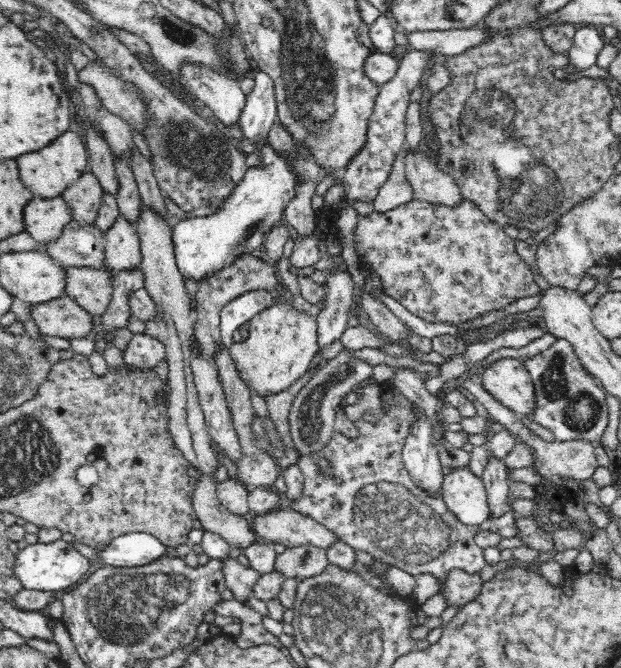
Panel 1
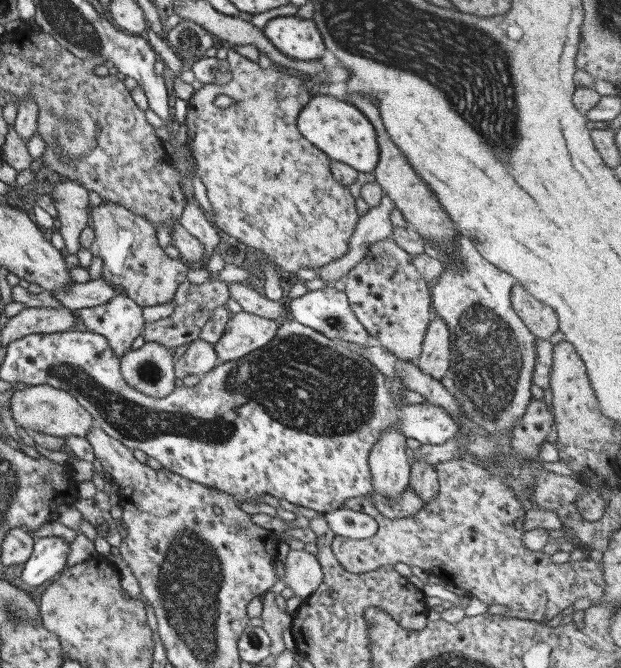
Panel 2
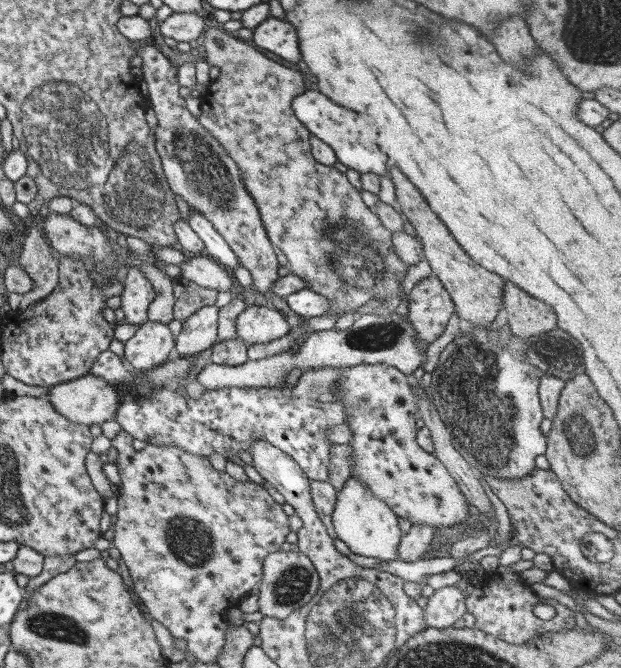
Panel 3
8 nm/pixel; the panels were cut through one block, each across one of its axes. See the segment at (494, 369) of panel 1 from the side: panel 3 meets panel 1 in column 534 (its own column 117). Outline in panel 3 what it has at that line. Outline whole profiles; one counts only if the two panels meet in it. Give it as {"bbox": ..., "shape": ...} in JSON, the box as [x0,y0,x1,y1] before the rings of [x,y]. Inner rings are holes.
{"bbox":[46,373,118,424],"shape":[[[88,373],[83,377],[71,379],[53,387],[46,387],[47,400],[52,404],[54,411],[75,424],[103,424],[114,418],[118,403],[118,388],[114,384],[108,384],[106,380]]]}

